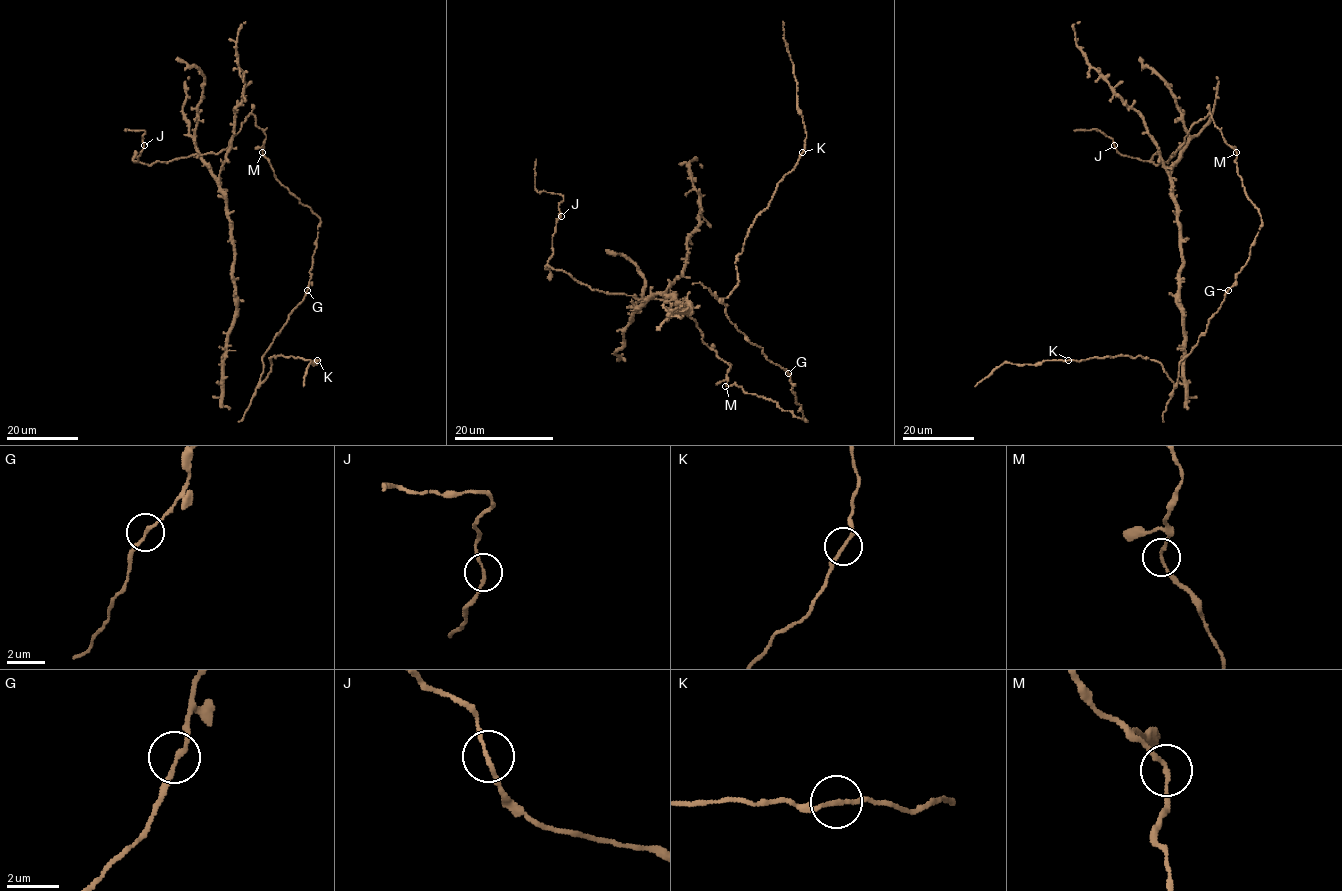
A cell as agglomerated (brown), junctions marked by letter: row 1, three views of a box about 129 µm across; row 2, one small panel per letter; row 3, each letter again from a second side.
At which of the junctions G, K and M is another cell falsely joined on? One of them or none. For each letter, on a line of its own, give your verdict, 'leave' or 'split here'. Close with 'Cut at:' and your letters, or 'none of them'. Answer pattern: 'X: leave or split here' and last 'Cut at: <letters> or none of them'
G: leave
K: leave
M: leave
Cut at: none of them

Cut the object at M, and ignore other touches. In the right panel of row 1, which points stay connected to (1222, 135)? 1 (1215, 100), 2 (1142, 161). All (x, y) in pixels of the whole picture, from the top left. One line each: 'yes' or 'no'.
1: no
2: yes

